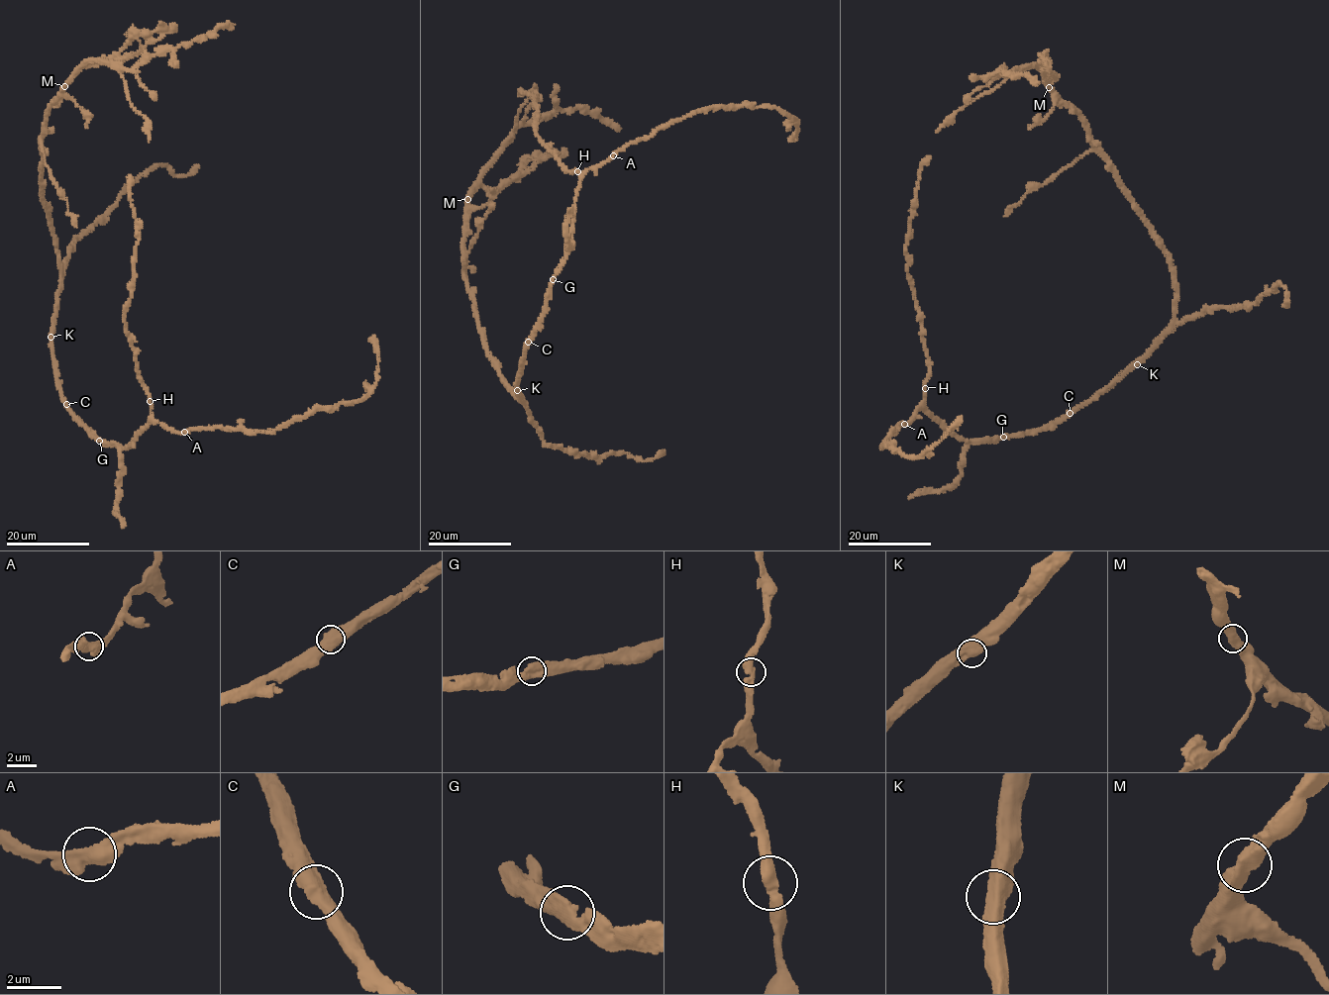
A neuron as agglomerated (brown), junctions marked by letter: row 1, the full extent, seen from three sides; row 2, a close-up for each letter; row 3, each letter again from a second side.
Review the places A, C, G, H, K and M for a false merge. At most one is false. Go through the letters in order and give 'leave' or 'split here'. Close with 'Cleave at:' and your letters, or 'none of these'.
A: leave
C: leave
G: leave
H: leave
K: leave
M: leave
Cleave at: none of these

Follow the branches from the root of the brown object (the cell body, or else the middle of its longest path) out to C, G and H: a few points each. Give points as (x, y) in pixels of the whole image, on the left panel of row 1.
C: (52, 334), (58, 386), (65, 404)
G: (52, 334), (58, 386), (63, 401), (90, 435), (99, 440)
H: (52, 334), (63, 401), (91, 436), (125, 448), (149, 422), (150, 401)

